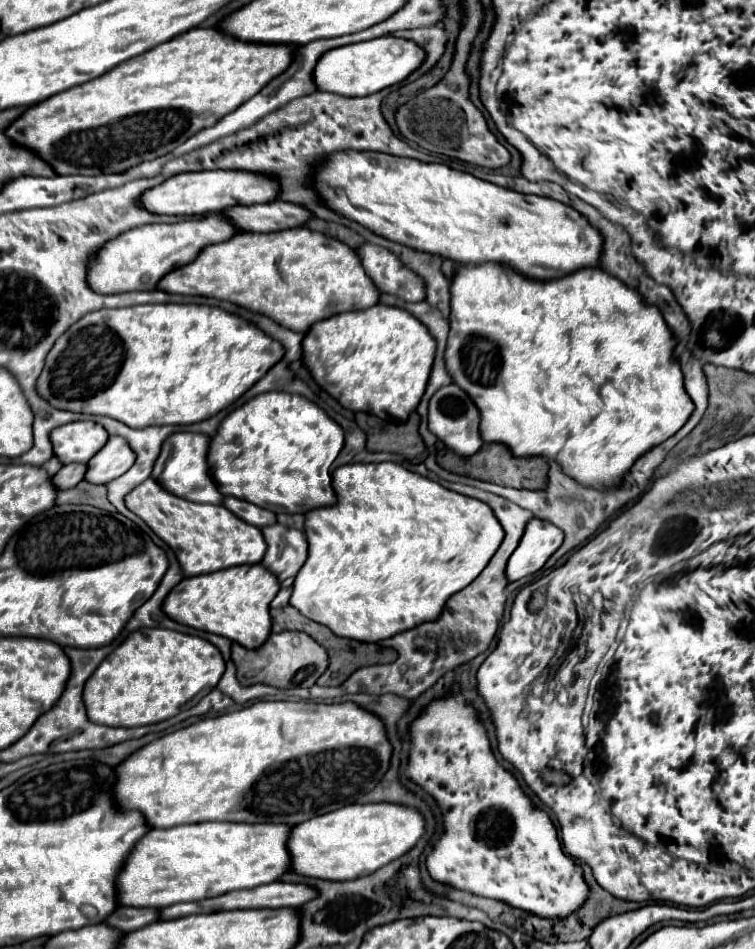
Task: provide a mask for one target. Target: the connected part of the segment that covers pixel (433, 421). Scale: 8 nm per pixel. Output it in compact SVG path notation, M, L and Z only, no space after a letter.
M448 384L442 386L428 404L428 430L438 436L450 450L454 450L460 456L472 456L480 450L482 446L482 438L480 438L480 414L476 412L474 402L470 400L470 396L460 390L456 384Z

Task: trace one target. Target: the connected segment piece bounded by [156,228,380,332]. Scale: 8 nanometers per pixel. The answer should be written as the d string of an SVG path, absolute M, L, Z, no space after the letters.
M290 228L280 232L266 232L266 234L238 234L230 240L204 246L200 254L190 262L172 272L168 272L156 286L162 292L184 294L184 296L208 296L216 300L226 300L238 304L246 310L270 316L280 326L286 326L294 332L306 332L314 322L330 318L340 312L348 310L366 310L374 306L380 298L372 280L366 276L356 252L318 232L308 228Z

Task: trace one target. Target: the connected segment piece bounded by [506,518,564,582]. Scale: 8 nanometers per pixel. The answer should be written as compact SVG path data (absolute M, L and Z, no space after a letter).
M532 518L518 548L508 560L506 568L508 580L514 582L528 574L538 572L546 564L546 560L560 548L562 540L564 534L558 526L540 518Z

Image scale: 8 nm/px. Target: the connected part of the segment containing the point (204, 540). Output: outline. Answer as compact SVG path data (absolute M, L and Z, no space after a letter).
M148 478L124 498L126 508L140 516L146 526L162 538L174 552L184 576L200 576L242 564L258 564L264 558L264 536L260 528L236 518L228 508L214 504L196 504L166 492Z

